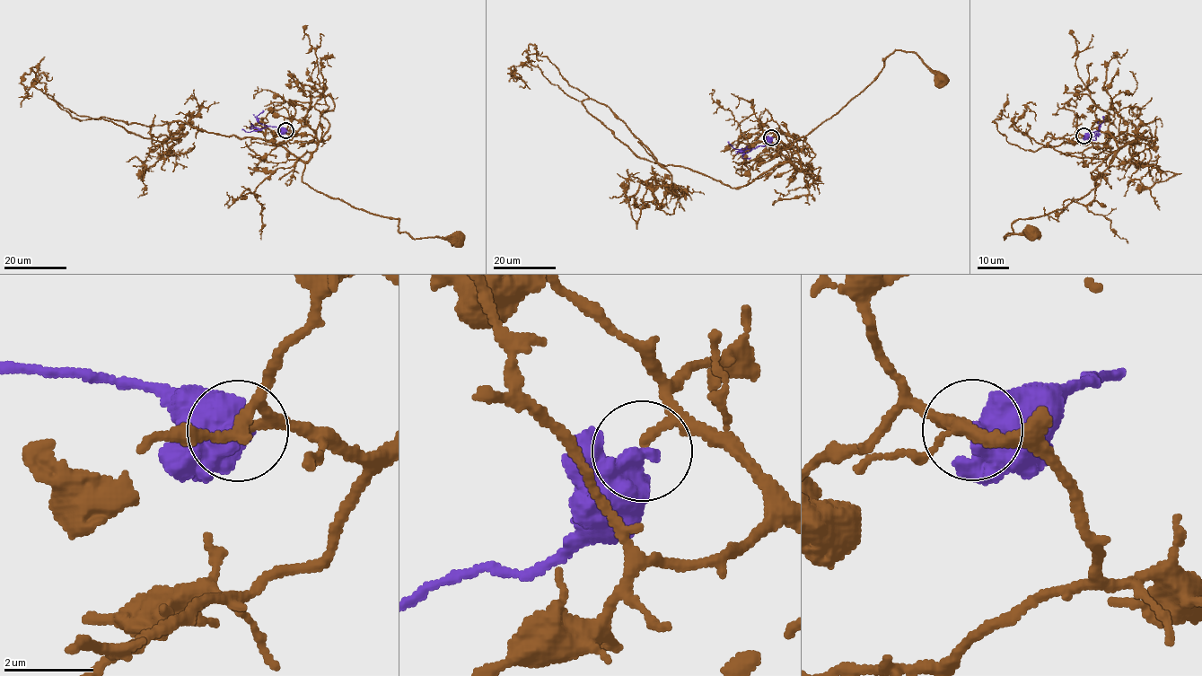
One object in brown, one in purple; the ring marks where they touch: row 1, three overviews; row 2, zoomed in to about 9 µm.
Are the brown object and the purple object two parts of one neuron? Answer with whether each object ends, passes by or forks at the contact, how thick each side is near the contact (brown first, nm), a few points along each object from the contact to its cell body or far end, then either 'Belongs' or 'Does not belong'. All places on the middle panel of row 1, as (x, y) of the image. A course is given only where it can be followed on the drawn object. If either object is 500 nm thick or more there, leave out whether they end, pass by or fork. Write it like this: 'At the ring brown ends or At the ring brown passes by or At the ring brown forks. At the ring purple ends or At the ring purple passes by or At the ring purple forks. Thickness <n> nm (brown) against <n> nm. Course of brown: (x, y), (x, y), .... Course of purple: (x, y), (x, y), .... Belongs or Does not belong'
Thickness 150 nm (brown) against 650 nm. Course of brown: (771, 137), (798, 154), (800, 171), (786, 149), (864, 91), (895, 50), (914, 52), (943, 81). Course of purple: (771, 137), (764, 145), (752, 148), (734, 149), (728, 142). Belongs

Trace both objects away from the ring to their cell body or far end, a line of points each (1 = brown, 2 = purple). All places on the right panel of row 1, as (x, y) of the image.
1: (1083, 136), (1096, 127), (1108, 133), (1115, 155), (1100, 184), (1081, 198), (1017, 219), (1004, 239), (1034, 233)
2: (1083, 136), (1095, 133), (1096, 140), (1089, 138)

